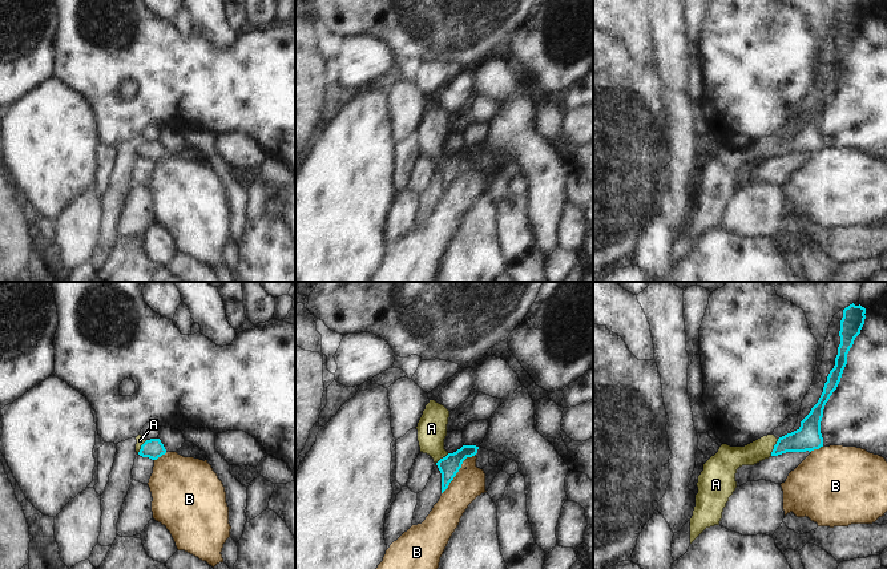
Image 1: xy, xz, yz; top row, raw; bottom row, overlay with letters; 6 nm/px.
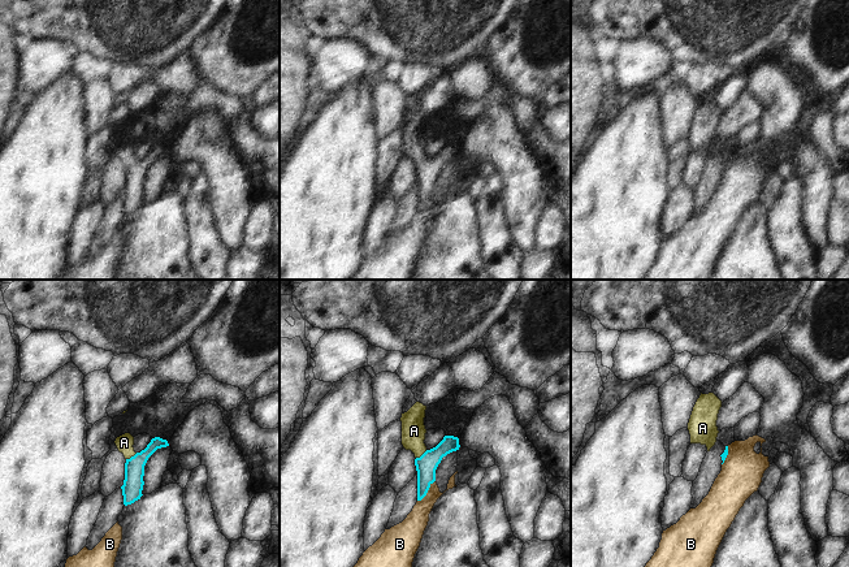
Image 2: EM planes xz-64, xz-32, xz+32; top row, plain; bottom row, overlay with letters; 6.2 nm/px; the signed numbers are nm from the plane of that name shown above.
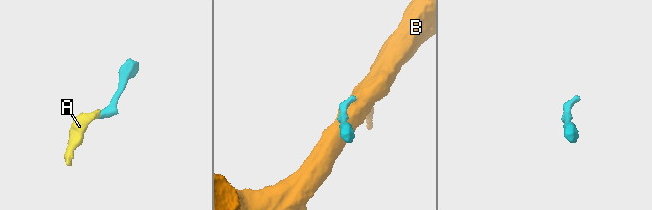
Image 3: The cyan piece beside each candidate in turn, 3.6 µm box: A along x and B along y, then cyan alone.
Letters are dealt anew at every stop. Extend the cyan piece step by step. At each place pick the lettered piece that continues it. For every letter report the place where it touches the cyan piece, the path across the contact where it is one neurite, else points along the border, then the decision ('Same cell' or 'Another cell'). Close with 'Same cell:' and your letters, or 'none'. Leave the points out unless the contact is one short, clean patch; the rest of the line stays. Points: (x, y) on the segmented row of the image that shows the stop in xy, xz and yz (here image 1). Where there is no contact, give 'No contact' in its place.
A: Touches cyan at yz (774, 447). Path across: yz (807, 438), (774, 447), (760, 450). Same cell
B: Touches cyan at xz (458, 471). Boundary: xz (475, 454), (463, 461), (442, 493). Another cell
Same cell: A

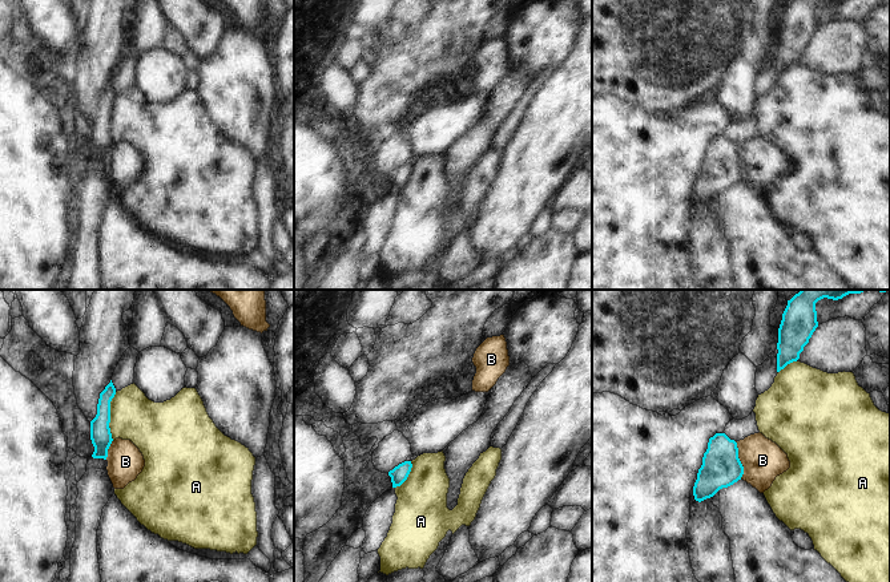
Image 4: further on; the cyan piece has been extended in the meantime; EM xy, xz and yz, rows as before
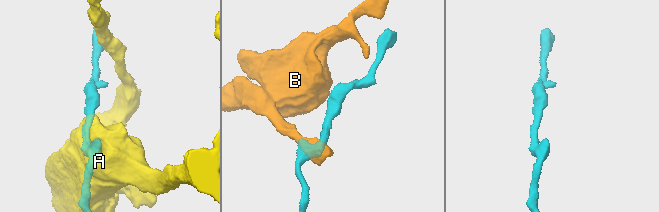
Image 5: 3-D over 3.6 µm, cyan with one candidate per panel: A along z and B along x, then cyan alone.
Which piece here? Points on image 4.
A: Touches cyan at xy (109, 416). Another cell
B: Touches cyan at yz (739, 460). Another cell
Same cell: none

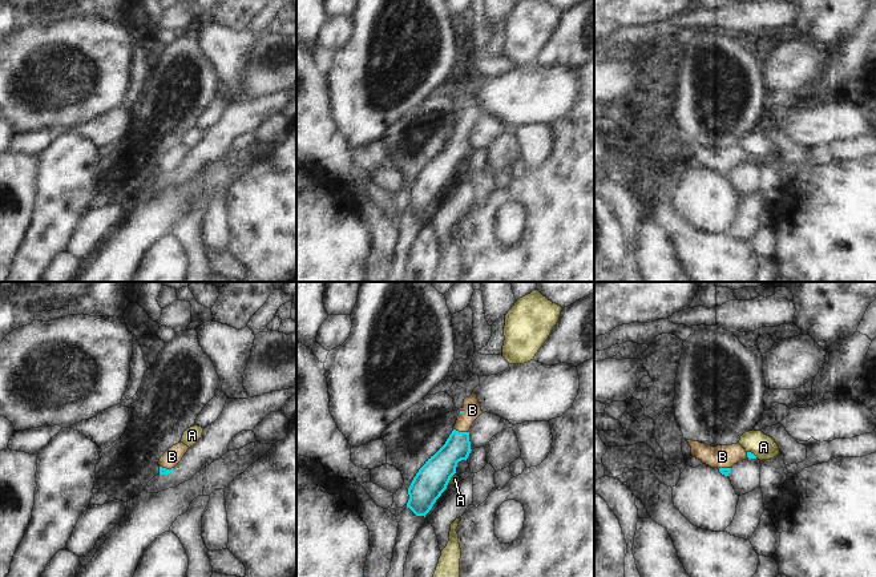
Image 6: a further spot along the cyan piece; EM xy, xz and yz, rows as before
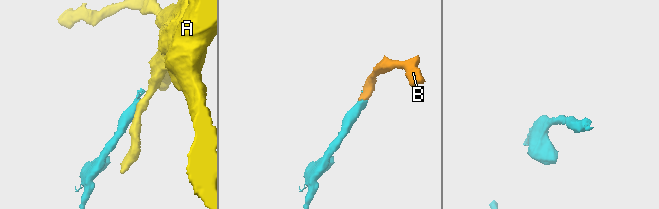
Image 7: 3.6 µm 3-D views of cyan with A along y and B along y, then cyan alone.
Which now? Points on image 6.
A: Touches cyan at xz (449, 479). Boundary: xz (455, 472), (447, 484). Another cell
B: Touches cyan at xz (461, 432). Path across: xz (441, 465), (457, 447), (461, 432), (463, 423), (472, 410). Same cell
Same cell: B

